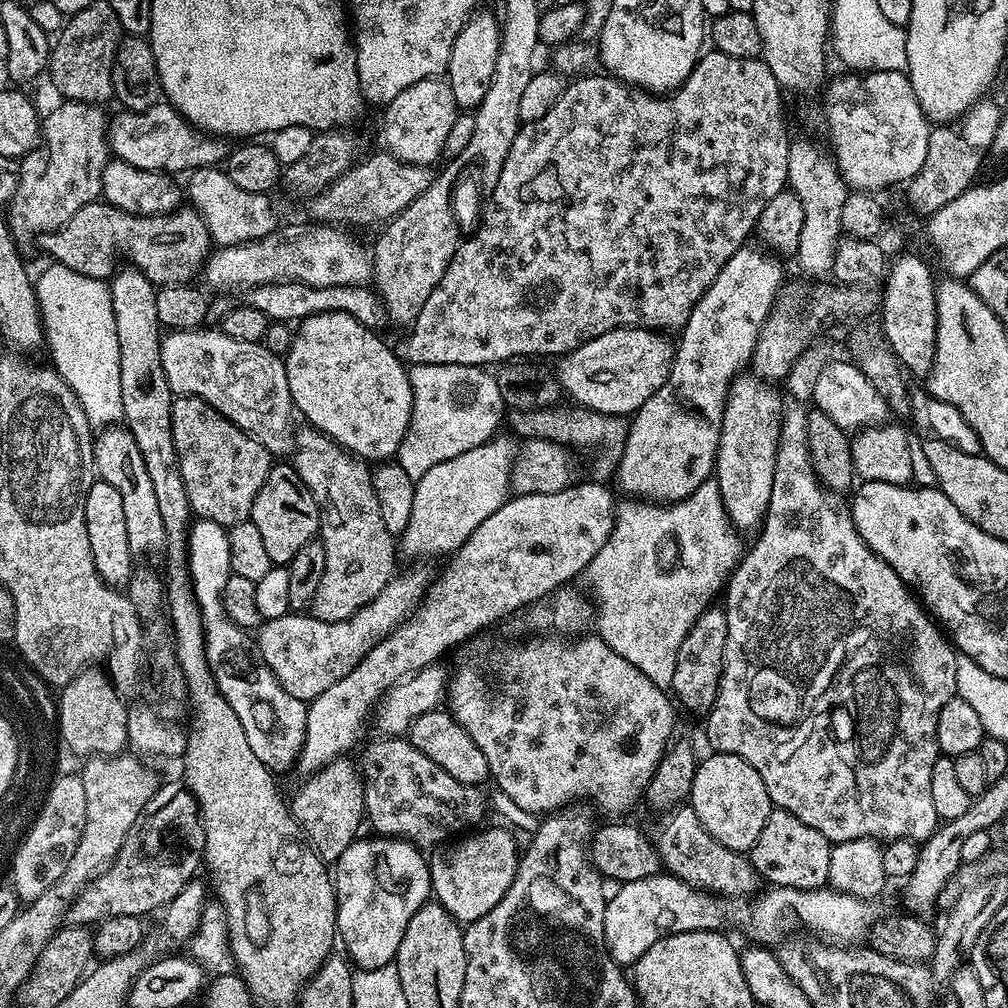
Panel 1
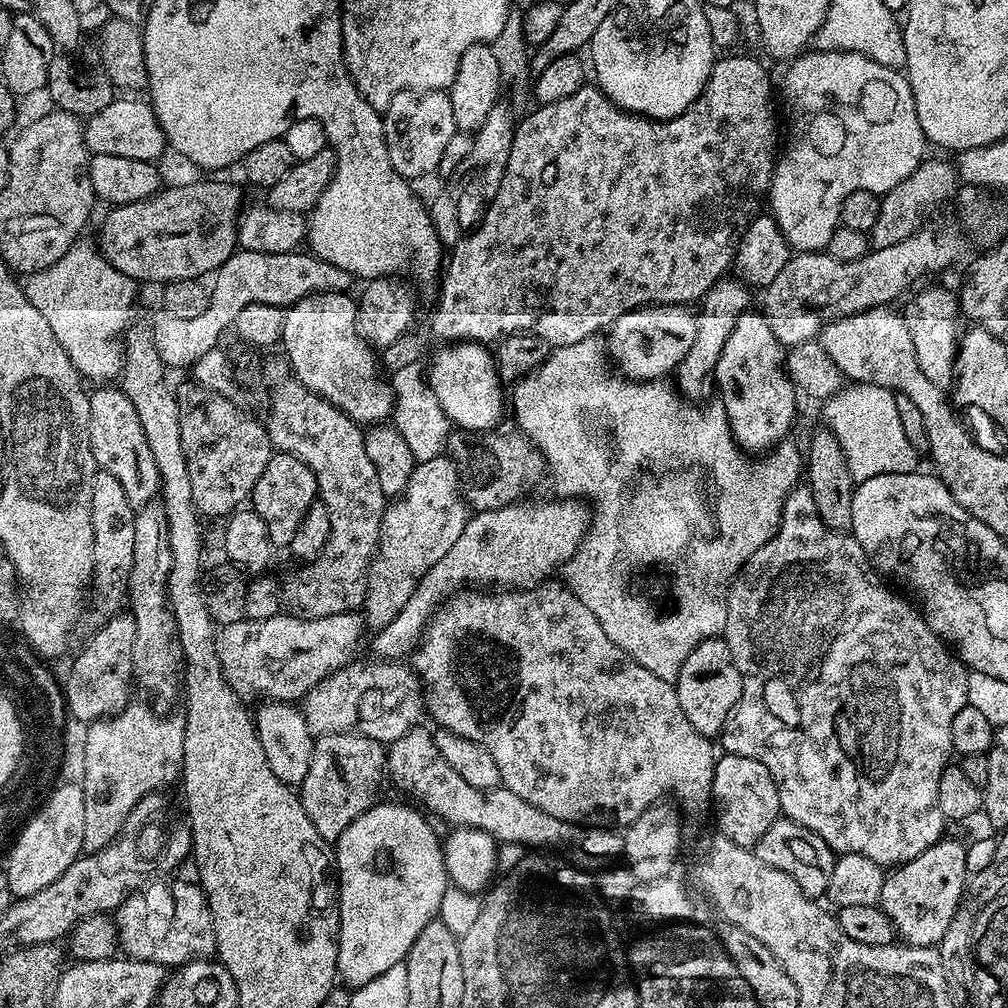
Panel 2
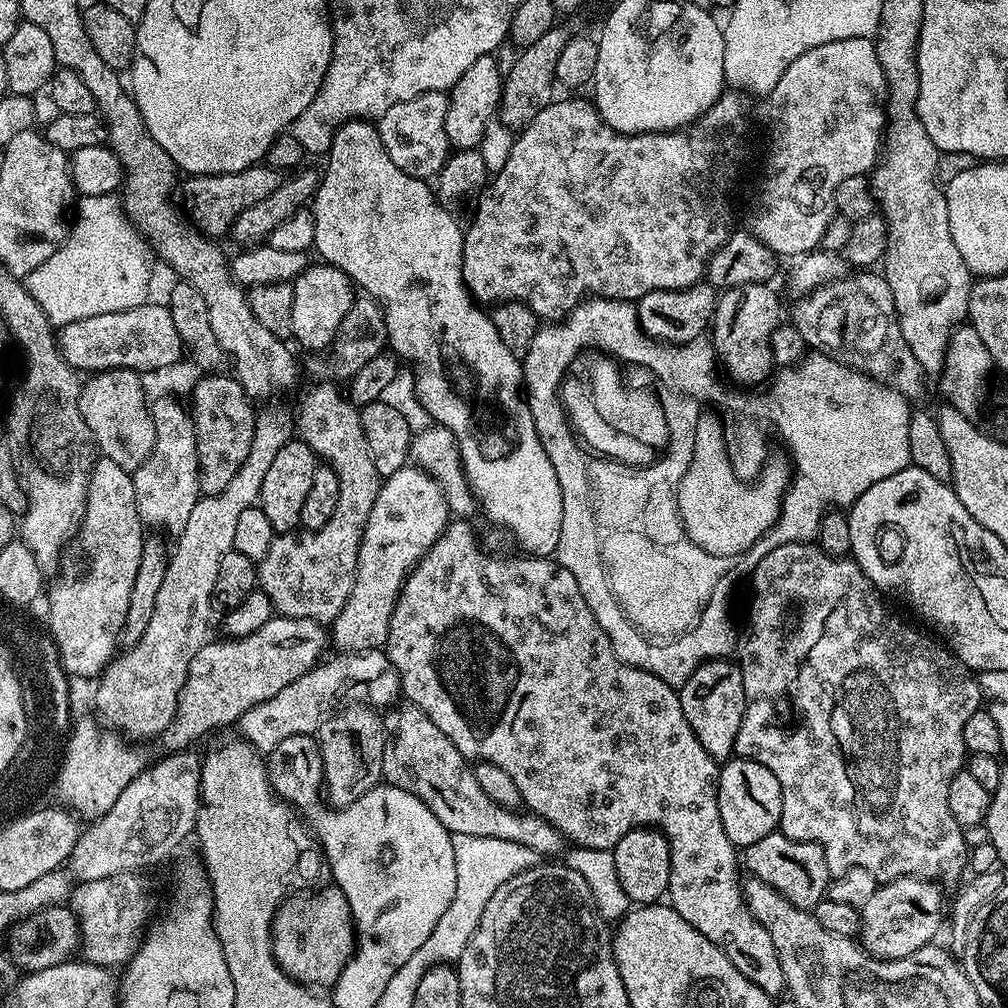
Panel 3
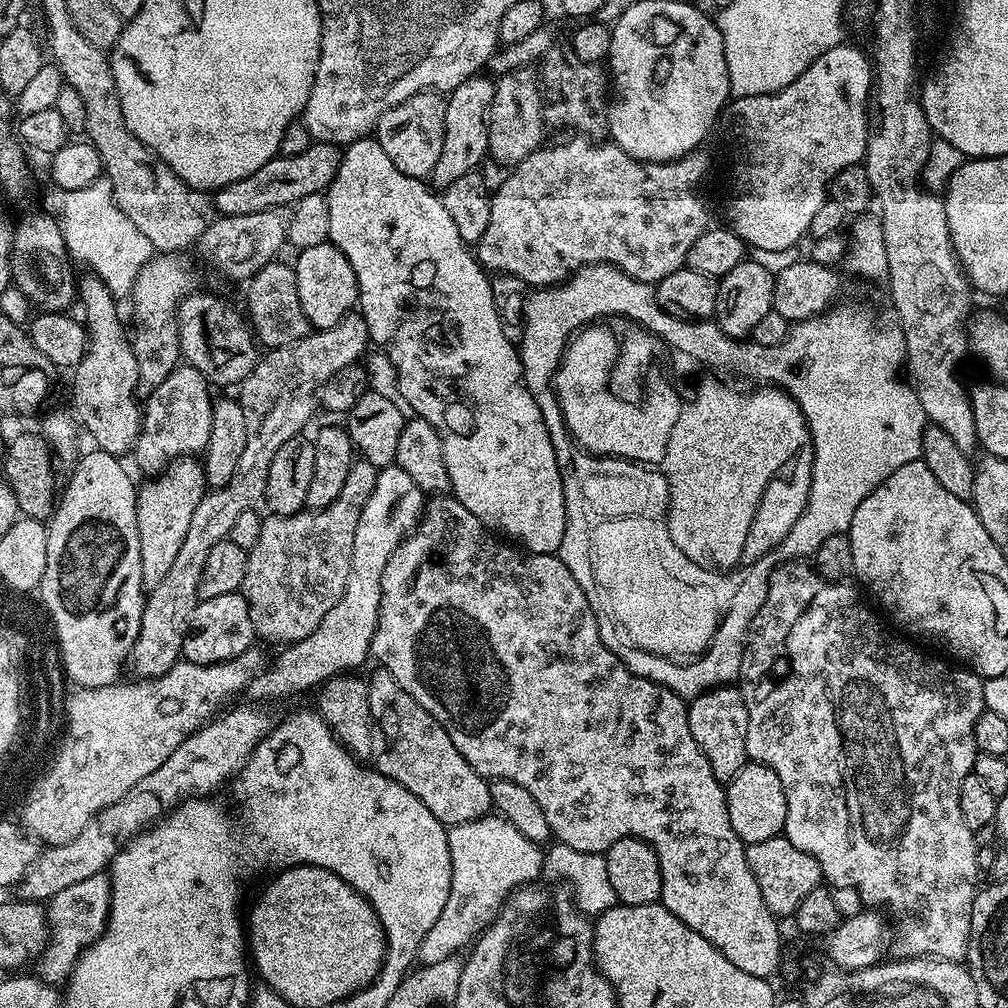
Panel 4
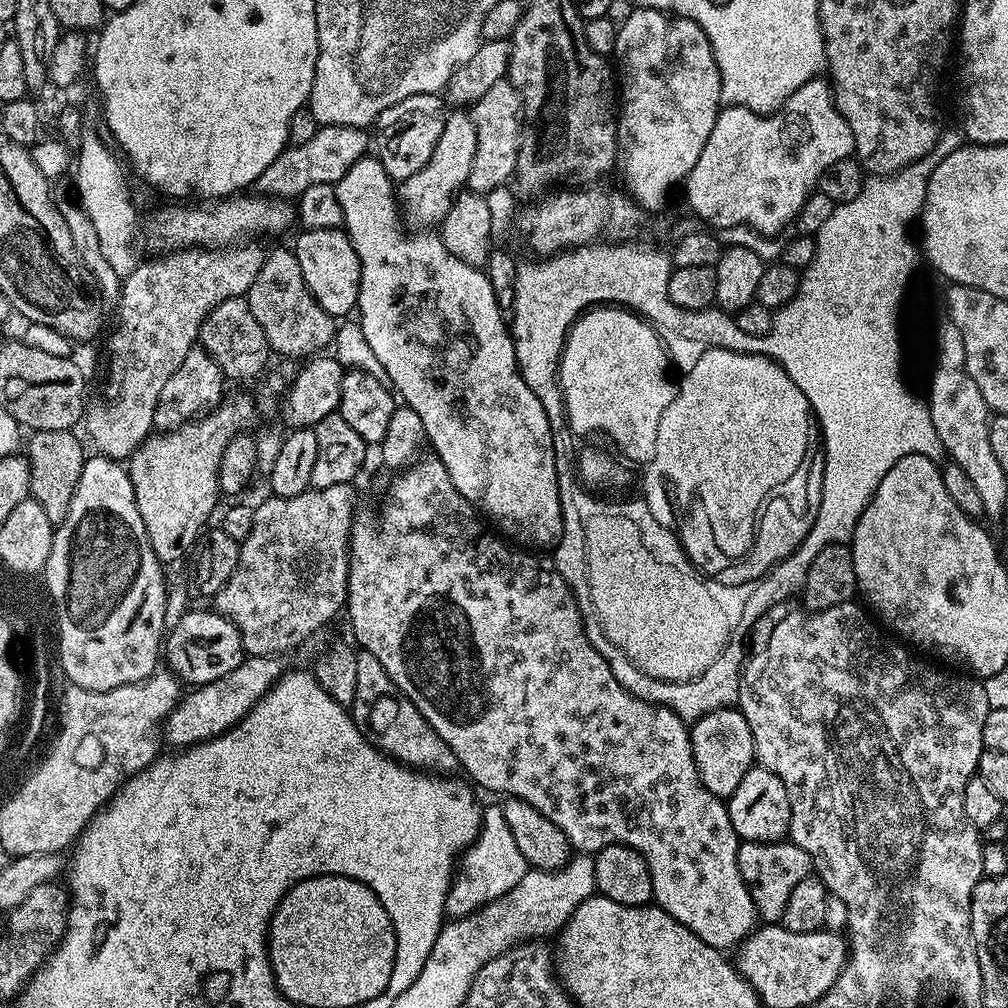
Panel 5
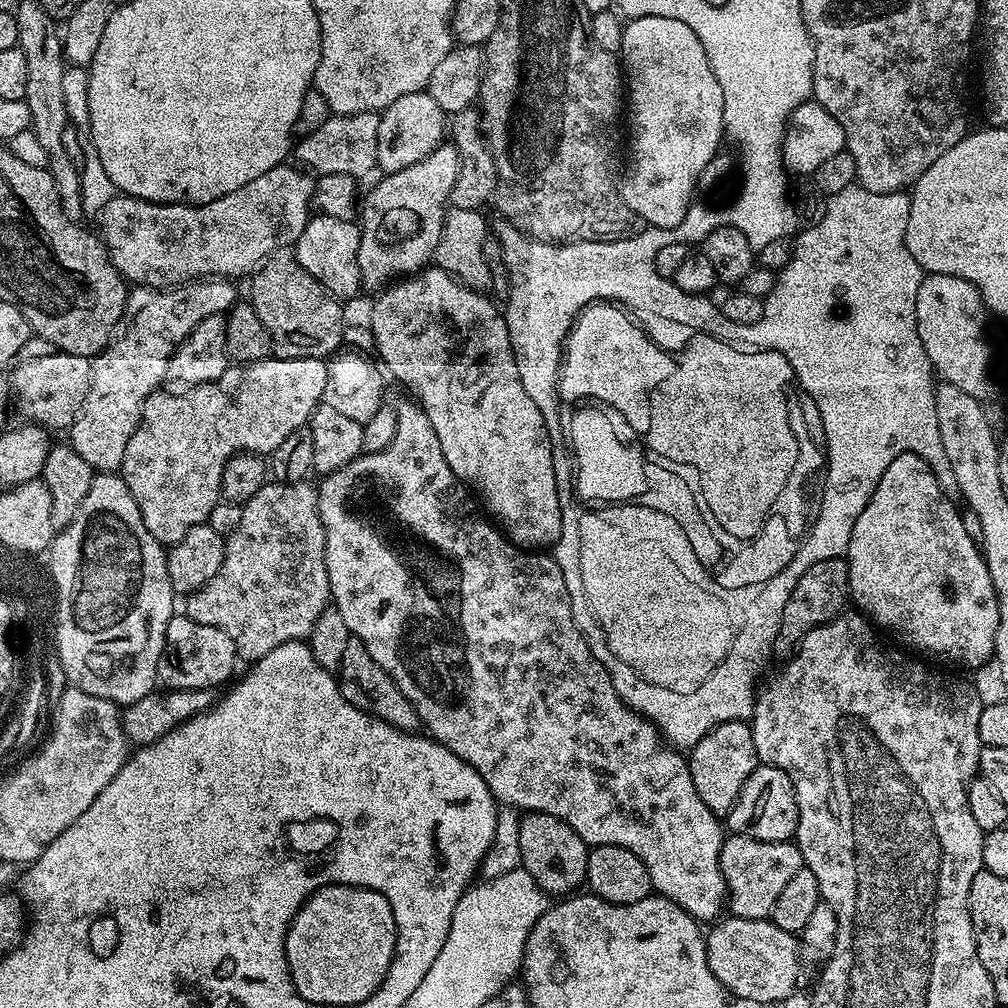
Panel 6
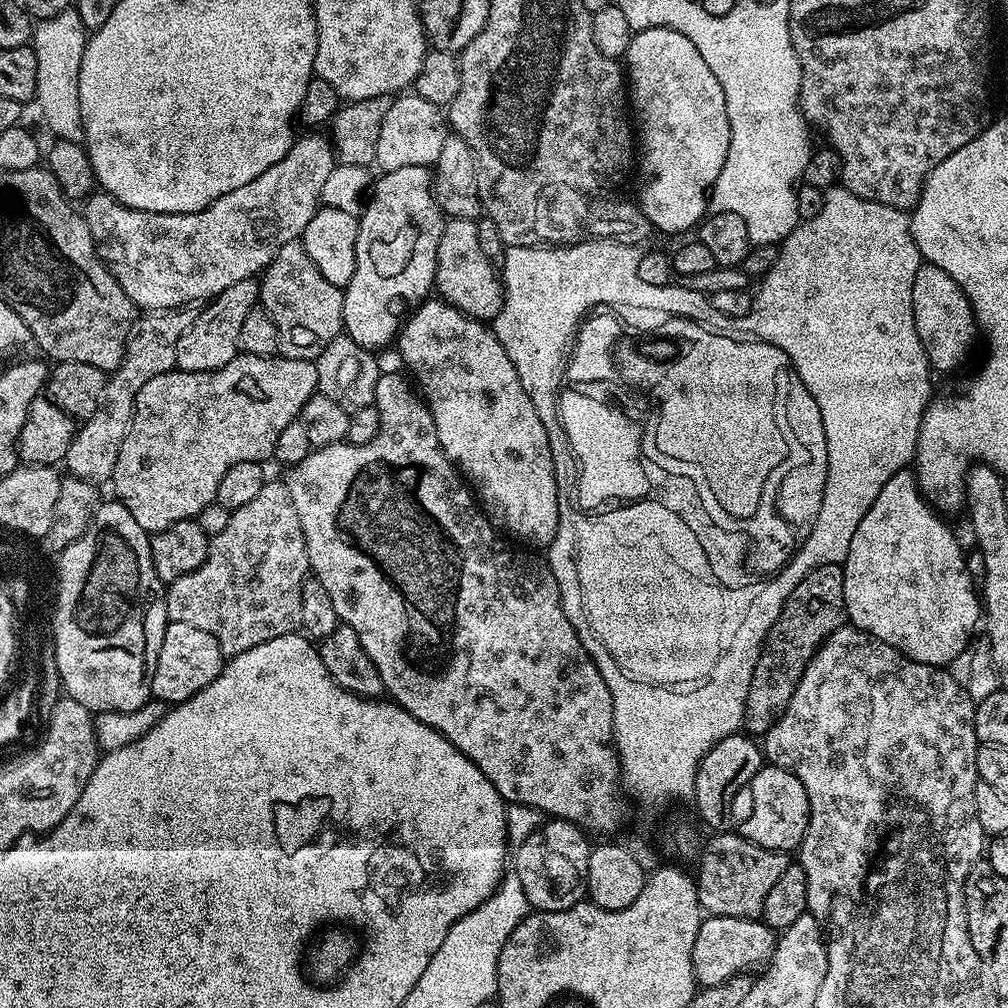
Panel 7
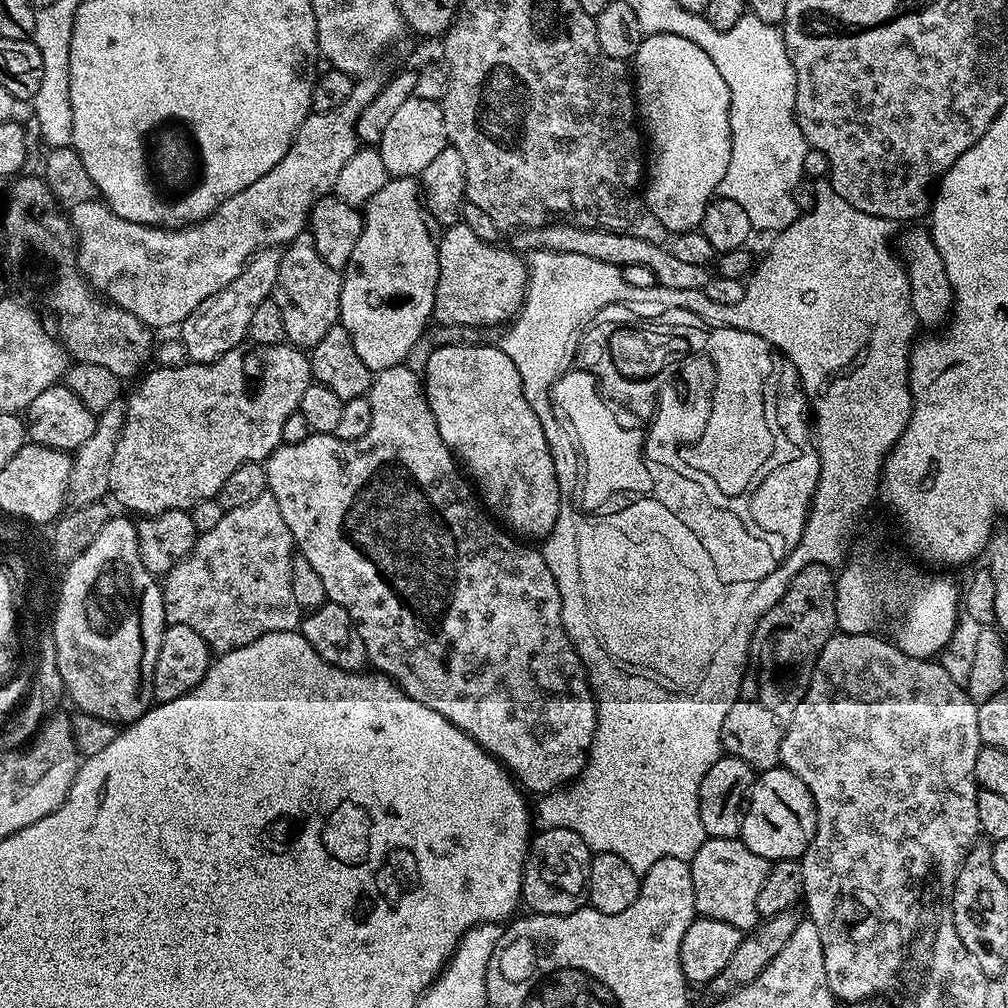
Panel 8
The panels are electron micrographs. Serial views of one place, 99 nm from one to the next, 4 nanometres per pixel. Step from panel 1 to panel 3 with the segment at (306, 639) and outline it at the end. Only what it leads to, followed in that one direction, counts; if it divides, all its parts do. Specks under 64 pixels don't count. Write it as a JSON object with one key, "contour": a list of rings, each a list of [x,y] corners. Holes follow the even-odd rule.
{"contour":[[[279,614],[273,615],[272,620],[266,622],[266,626],[262,626],[262,630],[254,630],[254,634],[223,639],[213,639],[204,644],[202,650],[194,654],[194,662],[190,662],[190,670],[186,674],[186,682],[178,698],[176,716],[172,720],[172,727],[166,733],[169,749],[191,749],[192,743],[202,739],[206,732],[214,728],[224,728],[227,724],[235,725],[240,716],[246,714],[246,710],[250,710],[250,706],[258,706],[258,702],[266,702],[266,698],[274,698],[274,694],[290,686],[294,678],[302,678],[302,674],[315,668],[321,657],[325,655],[324,647],[329,647],[330,644],[330,636],[325,625],[316,620],[290,618]]]}

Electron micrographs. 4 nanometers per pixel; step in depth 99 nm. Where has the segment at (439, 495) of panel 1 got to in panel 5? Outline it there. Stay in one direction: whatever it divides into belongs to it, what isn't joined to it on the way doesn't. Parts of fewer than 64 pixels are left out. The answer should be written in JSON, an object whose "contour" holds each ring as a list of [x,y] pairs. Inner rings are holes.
{"contour":[[[245,655],[244,661],[230,674],[222,674],[209,684],[193,687],[189,694],[181,695],[180,700],[170,710],[162,725],[162,740],[165,745],[173,744],[173,749],[191,748],[193,744],[201,744],[204,740],[212,740],[216,736],[228,732],[239,724],[241,718],[274,687],[285,671],[283,659],[274,656]]]}

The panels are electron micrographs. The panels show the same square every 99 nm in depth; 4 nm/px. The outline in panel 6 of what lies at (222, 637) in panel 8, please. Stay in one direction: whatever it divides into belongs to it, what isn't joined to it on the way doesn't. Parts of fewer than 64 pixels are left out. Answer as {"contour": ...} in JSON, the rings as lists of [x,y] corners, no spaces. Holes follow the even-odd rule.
{"contour":[[[269,482],[264,484],[262,490],[258,490],[258,494],[254,494],[254,498],[250,498],[242,505],[242,519],[238,522],[238,527],[234,529],[234,534],[230,534],[225,539],[224,557],[222,566],[218,566],[218,574],[214,574],[214,578],[210,578],[210,582],[206,582],[206,586],[202,586],[183,601],[183,611],[191,620],[202,622],[202,626],[218,626],[218,630],[230,634],[230,642],[234,642],[237,657],[241,661],[255,662],[266,654],[270,654],[270,650],[274,650],[274,646],[282,646],[291,640],[304,640],[314,630],[314,622],[318,622],[318,614],[322,614],[322,610],[329,607],[332,591],[326,574],[326,558],[324,557],[326,538],[318,510],[318,492],[313,485],[312,488],[310,485],[311,483],[308,482],[298,484]]]}

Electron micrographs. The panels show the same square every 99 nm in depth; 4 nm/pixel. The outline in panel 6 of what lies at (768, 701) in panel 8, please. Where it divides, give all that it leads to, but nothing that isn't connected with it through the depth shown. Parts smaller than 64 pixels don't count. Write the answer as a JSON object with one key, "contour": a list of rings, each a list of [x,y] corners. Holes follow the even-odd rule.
{"contour":[[[847,559],[818,562],[798,578],[798,586],[794,586],[794,594],[790,594],[790,602],[786,602],[786,610],[782,610],[780,632],[776,635],[775,651],[791,653],[800,640],[810,630],[828,624],[845,611],[844,603],[849,603],[848,594],[848,562]]]}

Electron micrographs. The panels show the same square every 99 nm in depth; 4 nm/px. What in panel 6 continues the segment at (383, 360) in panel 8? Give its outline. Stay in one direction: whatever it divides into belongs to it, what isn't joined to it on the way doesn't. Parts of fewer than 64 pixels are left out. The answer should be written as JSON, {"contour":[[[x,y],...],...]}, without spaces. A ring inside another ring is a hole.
{"contour":[[[445,142],[426,154],[422,162],[387,173],[380,178],[384,180],[369,190],[365,200],[363,197],[358,212],[358,266],[365,289],[383,289],[389,282],[411,276],[433,263],[438,238],[442,238],[446,205],[451,201],[459,169],[460,152],[454,143]]]}

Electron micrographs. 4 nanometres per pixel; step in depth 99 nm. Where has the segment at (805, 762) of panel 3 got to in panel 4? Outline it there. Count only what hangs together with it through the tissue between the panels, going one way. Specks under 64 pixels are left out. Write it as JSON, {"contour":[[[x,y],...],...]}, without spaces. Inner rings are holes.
{"contour":[[[808,562],[781,564],[772,571],[766,602],[762,602],[758,614],[754,614],[752,625],[748,627],[748,638],[744,642],[744,657],[740,663],[738,677],[738,687],[748,711],[748,759],[765,764],[770,770],[774,770],[774,774],[778,774],[778,782],[782,782],[782,790],[786,794],[786,822],[782,834],[787,840],[794,842],[798,850],[806,850],[806,854],[810,854],[820,863],[821,877],[837,888],[850,886],[858,890],[862,902],[869,909],[889,908],[900,915],[896,920],[900,933],[890,940],[893,957],[926,956],[960,962],[968,954],[972,903],[978,891],[976,875],[981,875],[982,870],[978,866],[976,853],[977,833],[970,826],[966,826],[962,818],[962,806],[958,806],[958,790],[962,786],[962,778],[972,775],[972,767],[978,755],[974,742],[974,722],[978,722],[980,715],[986,711],[983,702],[984,680],[967,667],[919,652],[914,645],[907,644],[912,642],[903,635],[900,637],[887,632],[883,622],[864,605],[864,600],[860,597],[861,589],[855,583],[844,583],[848,582],[826,579]]]}

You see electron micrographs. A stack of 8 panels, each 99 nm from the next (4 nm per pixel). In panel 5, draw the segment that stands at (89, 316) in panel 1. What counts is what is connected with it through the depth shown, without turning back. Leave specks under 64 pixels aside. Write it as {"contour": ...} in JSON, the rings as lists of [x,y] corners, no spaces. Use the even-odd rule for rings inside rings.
{"contour":[[[90,120],[85,121],[83,125],[82,142],[78,149],[74,176],[75,172],[76,192],[78,194],[76,198],[94,226],[94,230],[98,233],[98,240],[102,245],[102,254],[105,255],[114,271],[121,276],[127,275],[135,267],[138,260],[134,248],[136,214],[132,204],[132,196],[115,156],[108,151]]]}

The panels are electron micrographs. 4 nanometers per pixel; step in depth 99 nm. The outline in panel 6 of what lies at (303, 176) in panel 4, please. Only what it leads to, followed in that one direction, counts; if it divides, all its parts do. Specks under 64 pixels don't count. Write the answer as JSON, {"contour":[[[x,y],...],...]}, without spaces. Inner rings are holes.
{"contour":[[[363,112],[362,114],[350,114],[349,116],[328,117],[328,121],[314,130],[314,134],[301,136],[295,141],[295,163],[301,169],[312,174],[325,176],[326,174],[350,174],[357,178],[363,178],[367,172],[376,172],[378,165],[378,122],[380,112]]]}

